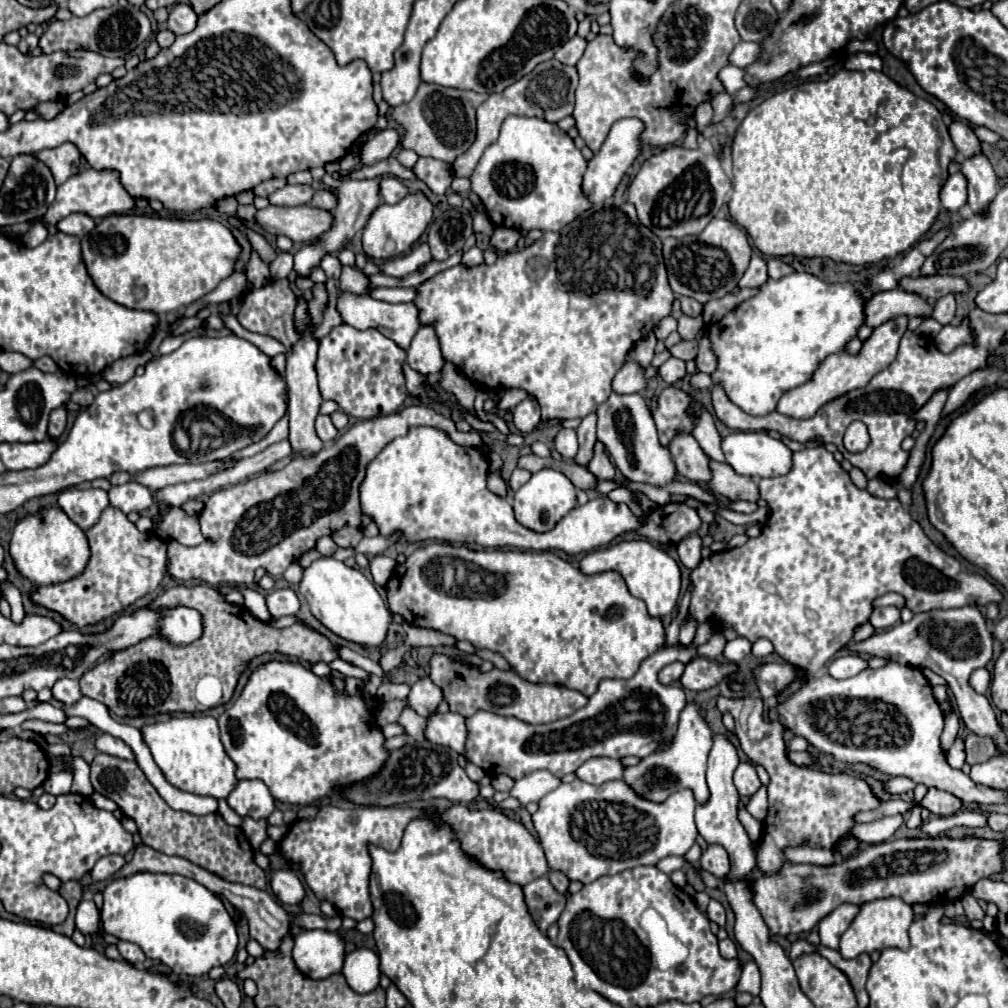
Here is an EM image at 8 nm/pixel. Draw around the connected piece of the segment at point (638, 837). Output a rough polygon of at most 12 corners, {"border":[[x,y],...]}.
{"border":[[564,775],[532,815],[548,865],[592,883],[696,841],[664,803]]}

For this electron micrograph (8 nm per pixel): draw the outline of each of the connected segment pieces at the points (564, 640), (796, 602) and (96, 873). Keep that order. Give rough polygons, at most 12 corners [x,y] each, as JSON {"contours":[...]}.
{"contours":[[[416,549],[410,625],[586,697],[666,647],[618,571]],[[824,445],[758,479],[756,539],[702,559],[690,613],[805,677],[872,601],[1002,603]],[[106,855],[90,871],[94,881],[110,879],[126,859]]]}

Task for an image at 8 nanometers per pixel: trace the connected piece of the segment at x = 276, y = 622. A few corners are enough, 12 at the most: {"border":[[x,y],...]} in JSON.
{"border":[[296,616],[274,618],[265,623],[276,628],[285,628],[300,623],[309,628],[309,624]]}

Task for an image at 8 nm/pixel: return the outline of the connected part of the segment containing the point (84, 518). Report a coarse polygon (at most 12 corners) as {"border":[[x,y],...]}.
{"border":[[68,489],[58,507],[82,529],[108,505],[104,489]]}

